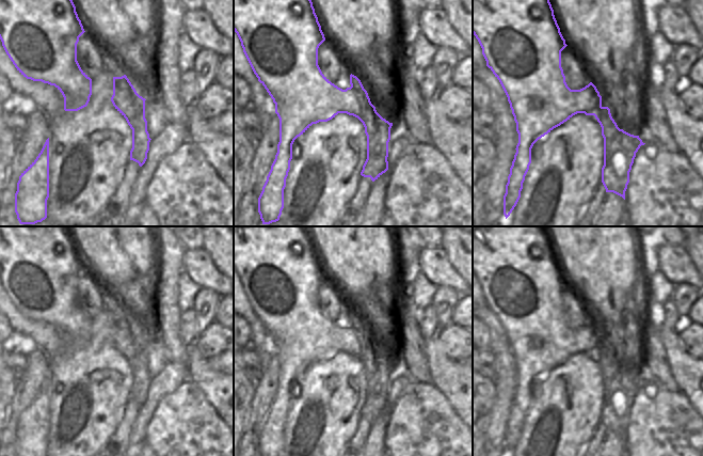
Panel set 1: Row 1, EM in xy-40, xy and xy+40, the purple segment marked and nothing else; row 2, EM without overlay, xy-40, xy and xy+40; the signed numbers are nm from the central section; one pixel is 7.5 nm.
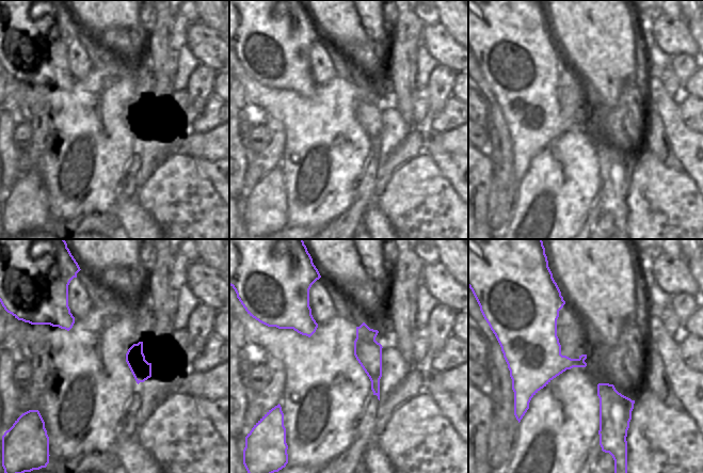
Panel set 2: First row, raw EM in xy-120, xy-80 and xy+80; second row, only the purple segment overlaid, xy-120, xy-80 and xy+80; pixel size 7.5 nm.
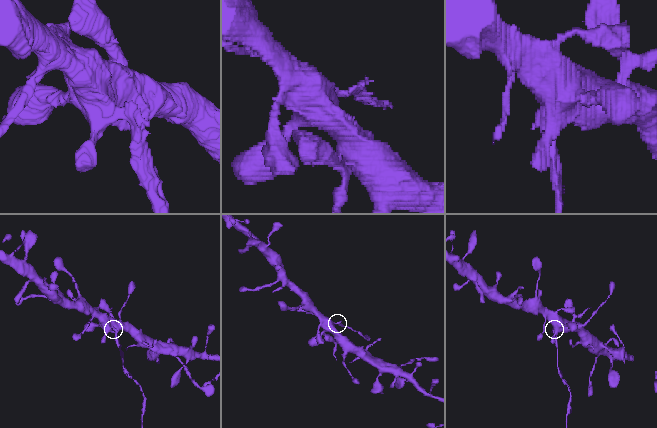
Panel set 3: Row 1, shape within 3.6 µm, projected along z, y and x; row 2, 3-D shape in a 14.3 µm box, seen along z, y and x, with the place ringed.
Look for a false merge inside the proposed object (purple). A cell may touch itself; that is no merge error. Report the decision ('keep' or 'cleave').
cleave

